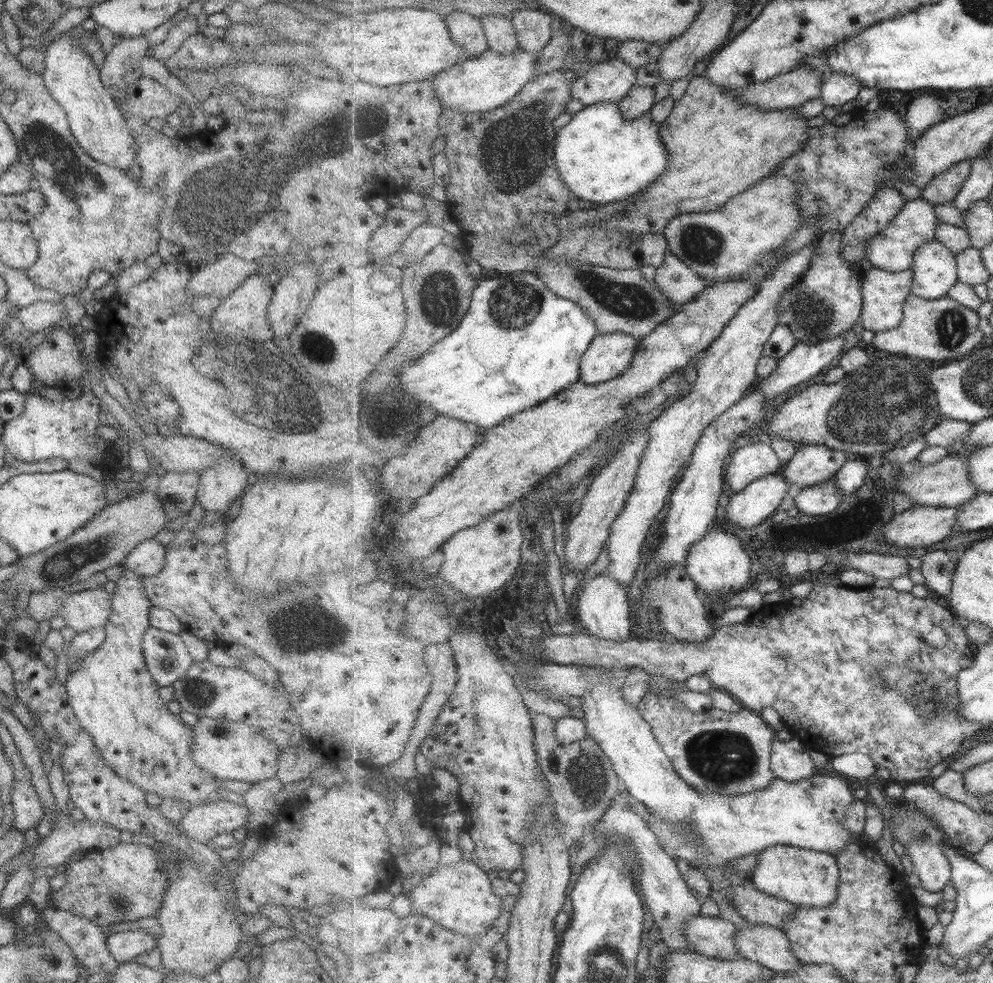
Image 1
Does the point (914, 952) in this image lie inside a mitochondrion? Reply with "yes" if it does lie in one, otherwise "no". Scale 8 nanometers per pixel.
no

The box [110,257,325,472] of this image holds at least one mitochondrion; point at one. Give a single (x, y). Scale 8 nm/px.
(277, 397)

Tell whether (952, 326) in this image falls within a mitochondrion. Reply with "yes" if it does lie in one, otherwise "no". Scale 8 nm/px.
yes

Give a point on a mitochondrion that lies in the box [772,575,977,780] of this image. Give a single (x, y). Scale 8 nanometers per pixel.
(909, 689)

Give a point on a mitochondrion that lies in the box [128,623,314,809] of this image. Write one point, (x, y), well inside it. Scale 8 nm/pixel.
(198, 692)

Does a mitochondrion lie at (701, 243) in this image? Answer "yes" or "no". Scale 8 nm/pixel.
yes

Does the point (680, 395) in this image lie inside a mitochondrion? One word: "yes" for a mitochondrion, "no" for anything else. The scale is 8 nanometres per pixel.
no

